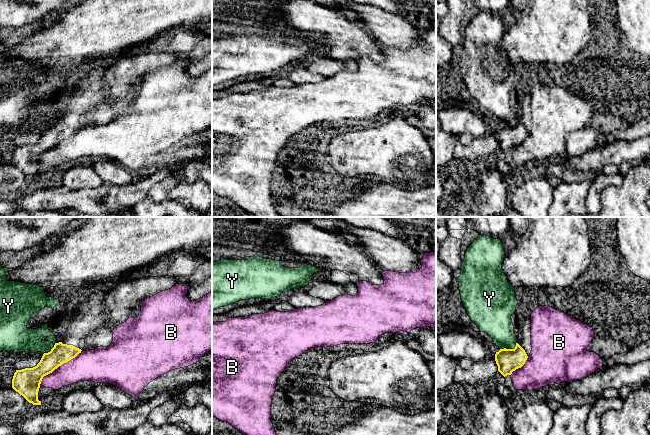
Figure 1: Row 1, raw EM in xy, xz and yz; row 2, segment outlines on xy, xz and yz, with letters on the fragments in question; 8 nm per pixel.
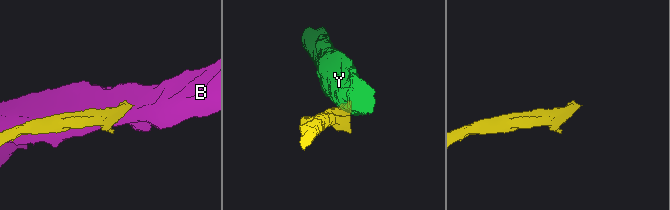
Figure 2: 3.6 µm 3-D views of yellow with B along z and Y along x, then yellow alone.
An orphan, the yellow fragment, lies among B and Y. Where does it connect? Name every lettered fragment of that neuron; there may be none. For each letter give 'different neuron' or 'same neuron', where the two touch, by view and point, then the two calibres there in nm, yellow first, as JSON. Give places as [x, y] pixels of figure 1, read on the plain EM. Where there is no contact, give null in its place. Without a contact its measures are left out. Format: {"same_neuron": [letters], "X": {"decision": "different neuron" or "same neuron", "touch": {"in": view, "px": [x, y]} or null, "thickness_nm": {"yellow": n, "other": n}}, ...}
{"same_neuron": [], "B": {"decision": "different neuron", "touch": {"in": "xy", "px": [58, 142]}, "thickness_nm": {"yellow": 180, "other": 240}}, "Y": {"decision": "different neuron", "touch": {"in": "yz", "px": [510, 125]}, "thickness_nm": {"yellow": 190, "other": 240}}}

